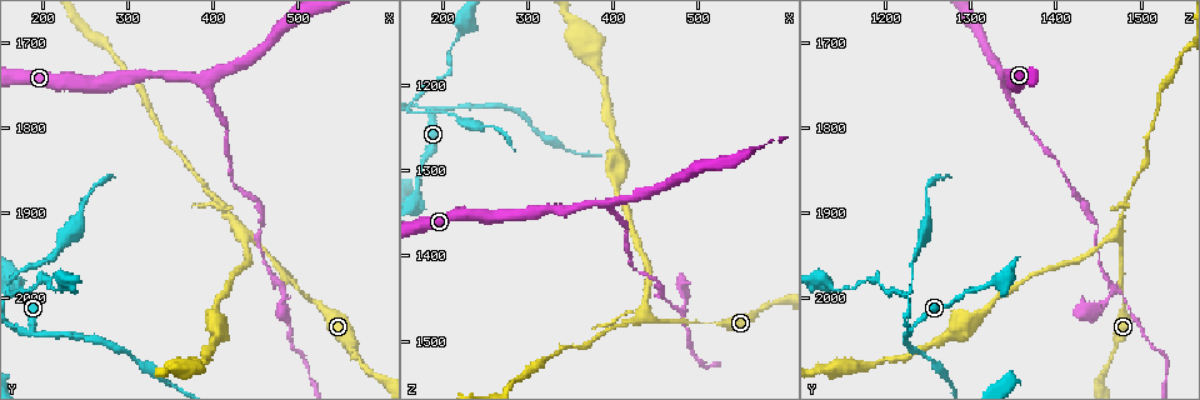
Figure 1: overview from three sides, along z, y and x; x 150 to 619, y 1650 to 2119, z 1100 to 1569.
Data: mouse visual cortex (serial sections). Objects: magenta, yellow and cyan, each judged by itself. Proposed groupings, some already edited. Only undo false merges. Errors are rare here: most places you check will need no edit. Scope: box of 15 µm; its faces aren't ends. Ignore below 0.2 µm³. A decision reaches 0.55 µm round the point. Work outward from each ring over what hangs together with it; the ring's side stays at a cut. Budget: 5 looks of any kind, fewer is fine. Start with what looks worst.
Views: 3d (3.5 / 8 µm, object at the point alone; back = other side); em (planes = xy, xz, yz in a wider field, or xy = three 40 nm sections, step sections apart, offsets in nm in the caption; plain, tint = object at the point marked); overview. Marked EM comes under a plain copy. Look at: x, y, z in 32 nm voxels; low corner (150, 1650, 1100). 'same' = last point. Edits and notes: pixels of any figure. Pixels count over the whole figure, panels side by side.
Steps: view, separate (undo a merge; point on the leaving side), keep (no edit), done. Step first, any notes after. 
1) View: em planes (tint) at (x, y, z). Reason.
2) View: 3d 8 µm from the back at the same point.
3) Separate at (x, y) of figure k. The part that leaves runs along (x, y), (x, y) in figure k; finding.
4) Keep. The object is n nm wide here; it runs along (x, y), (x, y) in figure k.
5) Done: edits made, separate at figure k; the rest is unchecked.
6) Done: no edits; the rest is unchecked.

View: 3d 3.5 µm at (435, 1930, 1470). Two arms in line, one across.

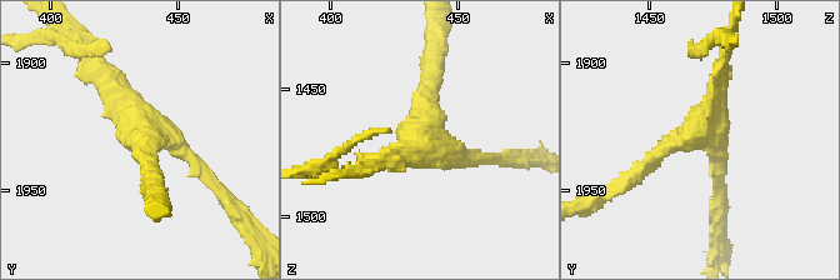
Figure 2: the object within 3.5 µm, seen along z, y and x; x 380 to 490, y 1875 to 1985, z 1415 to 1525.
View: em xy step 5 (tint) at (439, 1927, 1472). 3 arms meet here; the arms are 200, 200, 250 nm wide.

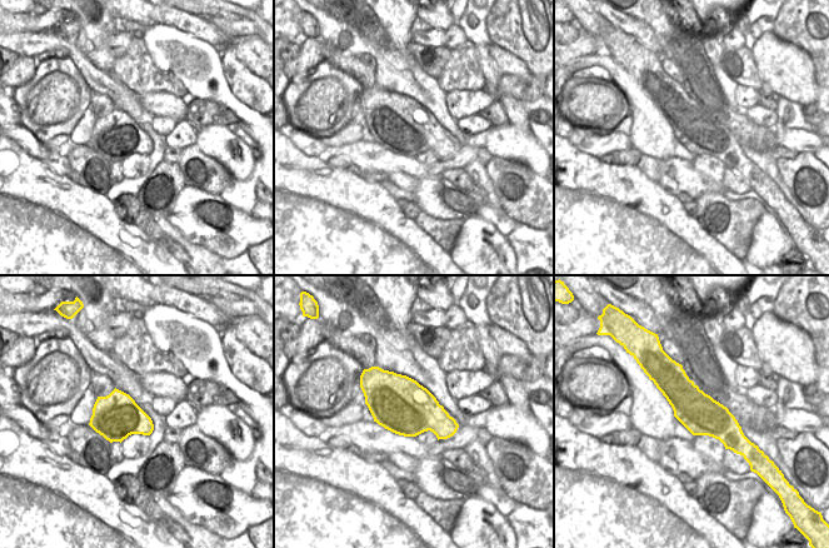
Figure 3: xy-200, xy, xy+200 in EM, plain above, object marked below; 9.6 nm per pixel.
Keep. It runs along (490, 160), (421, 138), (433, 80) in figure 2; one cell here.

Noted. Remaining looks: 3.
View: 3d 8 µm at (185, 2035, 1230). Three-way junction.

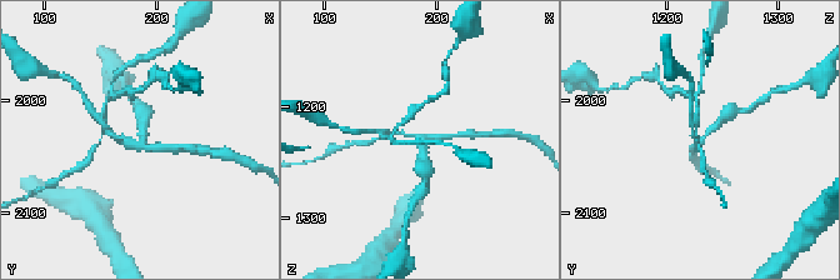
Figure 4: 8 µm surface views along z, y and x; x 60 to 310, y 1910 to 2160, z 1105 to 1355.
View: 3d 3.5 µm at (188, 2038, 1232).

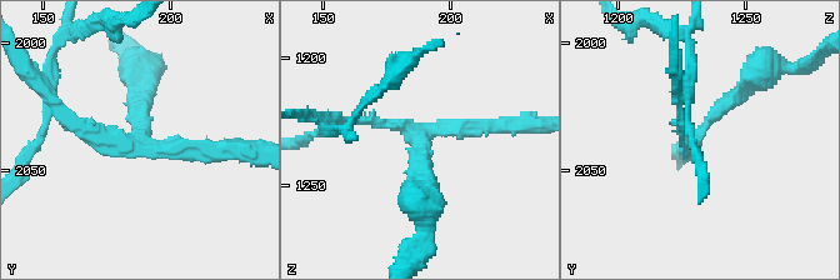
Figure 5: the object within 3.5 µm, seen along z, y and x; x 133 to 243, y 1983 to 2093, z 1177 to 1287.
Separate at (85, 136) of figure 5. 3 arms meet here; the part that leaves runs along (129, 139), (68, 124), (44, 78) in figure 5; a second cell is stuck on.

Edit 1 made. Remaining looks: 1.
Done: edits made, separate at figure 5; the rest is unchecked.

